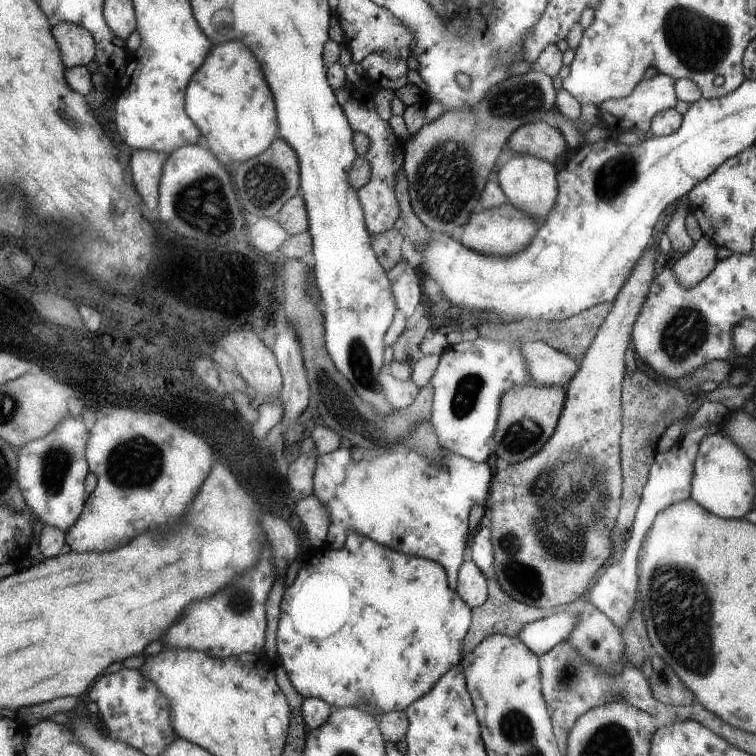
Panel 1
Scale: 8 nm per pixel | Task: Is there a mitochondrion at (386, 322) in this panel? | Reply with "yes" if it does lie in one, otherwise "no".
no

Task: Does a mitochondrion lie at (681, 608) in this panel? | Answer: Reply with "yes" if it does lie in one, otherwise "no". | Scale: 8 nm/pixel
yes

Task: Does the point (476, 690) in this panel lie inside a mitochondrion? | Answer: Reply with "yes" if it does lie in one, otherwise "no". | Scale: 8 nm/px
no

